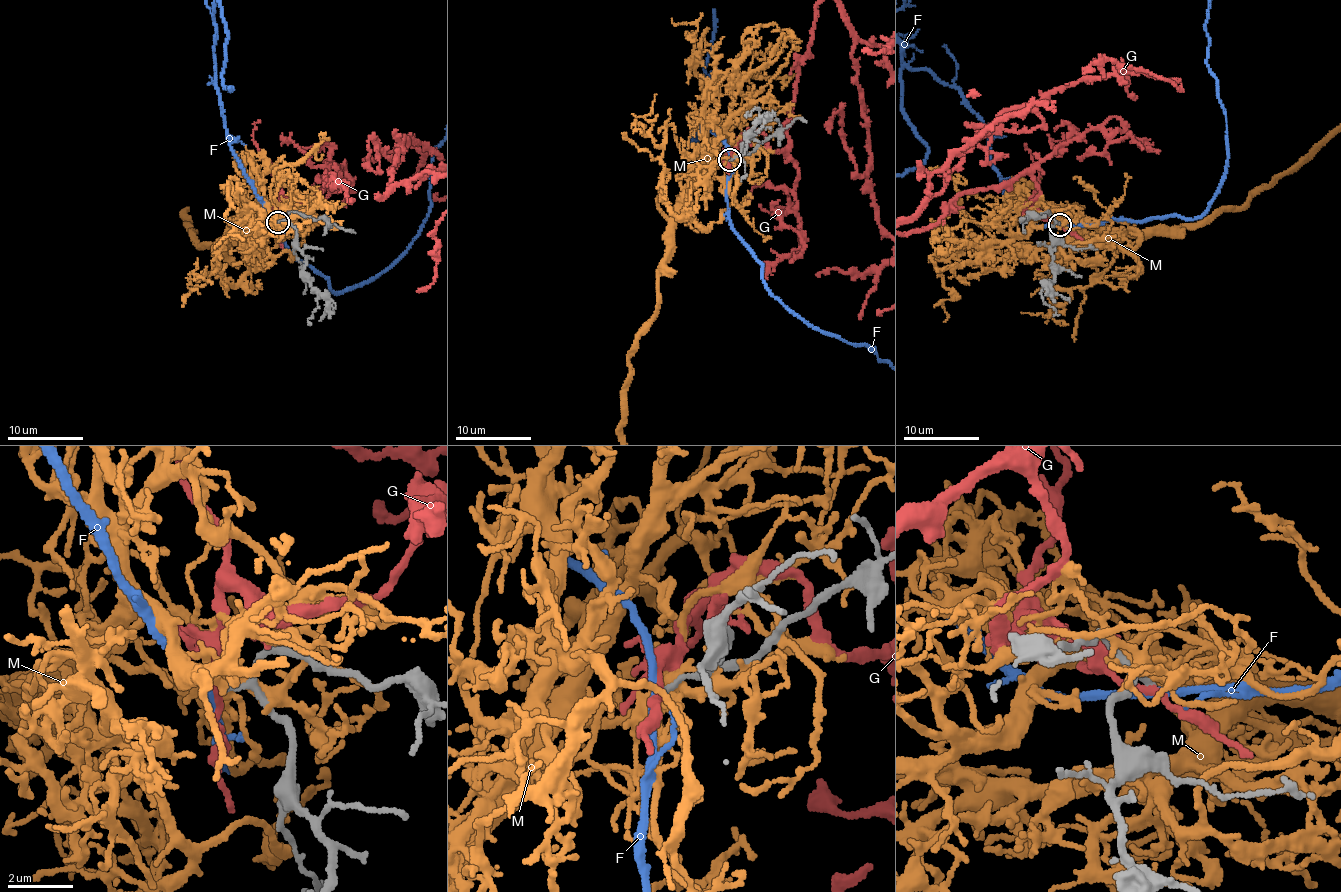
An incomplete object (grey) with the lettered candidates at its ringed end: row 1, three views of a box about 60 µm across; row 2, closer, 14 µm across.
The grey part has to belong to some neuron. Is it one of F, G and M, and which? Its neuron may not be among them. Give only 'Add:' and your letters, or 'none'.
Add: none

